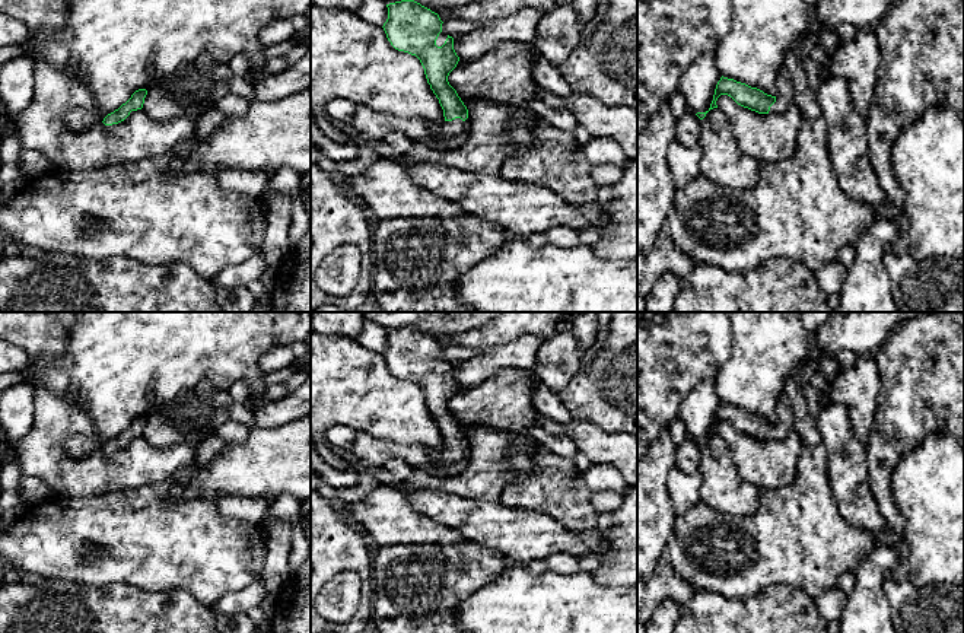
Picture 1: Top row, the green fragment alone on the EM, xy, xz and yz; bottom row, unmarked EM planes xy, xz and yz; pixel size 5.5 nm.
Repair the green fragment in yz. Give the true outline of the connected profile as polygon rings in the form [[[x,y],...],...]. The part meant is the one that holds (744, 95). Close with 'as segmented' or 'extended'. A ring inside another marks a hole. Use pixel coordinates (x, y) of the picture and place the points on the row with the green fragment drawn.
[[[783,67],[777,74],[776,86],[777,93],[771,96],[757,88],[722,76],[716,85],[709,111],[718,108],[716,101],[720,95],[728,95],[738,105],[758,114],[782,114],[792,105],[793,95],[790,76]]]; extended

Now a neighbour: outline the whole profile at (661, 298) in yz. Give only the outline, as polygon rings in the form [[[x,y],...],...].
[[[664,273],[645,298],[648,312],[674,312],[674,302],[680,290],[680,279]]]

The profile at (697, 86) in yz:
[[[706,51],[693,60],[678,85],[688,111],[694,114],[709,111],[720,77],[713,51]]]

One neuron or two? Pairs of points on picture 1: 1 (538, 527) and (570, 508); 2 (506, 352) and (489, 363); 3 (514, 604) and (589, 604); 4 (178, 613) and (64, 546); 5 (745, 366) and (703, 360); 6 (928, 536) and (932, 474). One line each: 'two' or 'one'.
1: two
2: one
3: one
4: two
5: two
6: one

